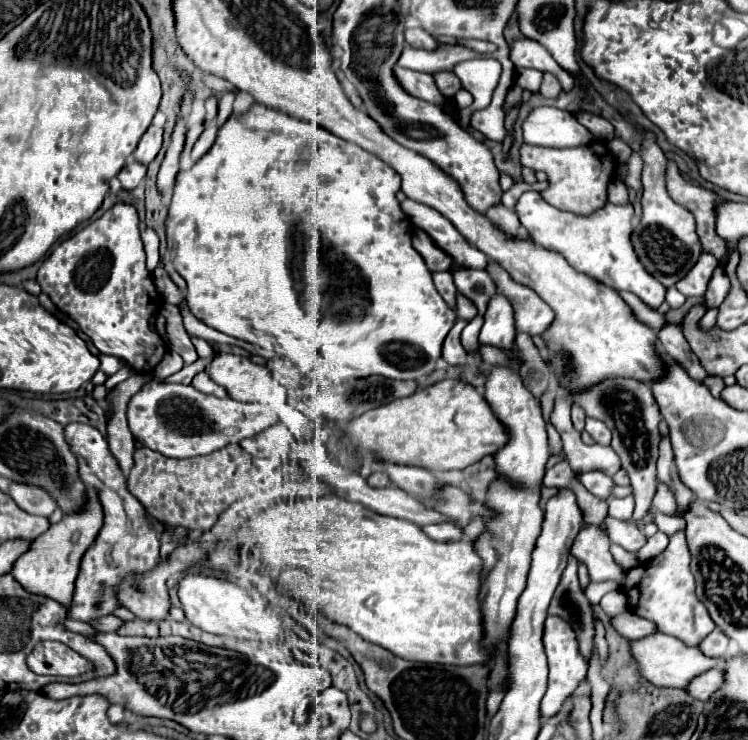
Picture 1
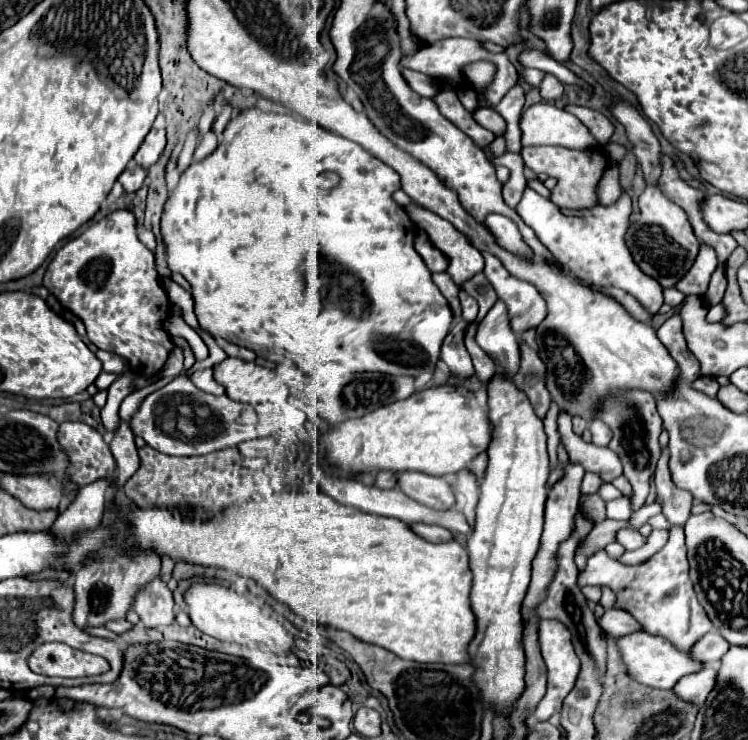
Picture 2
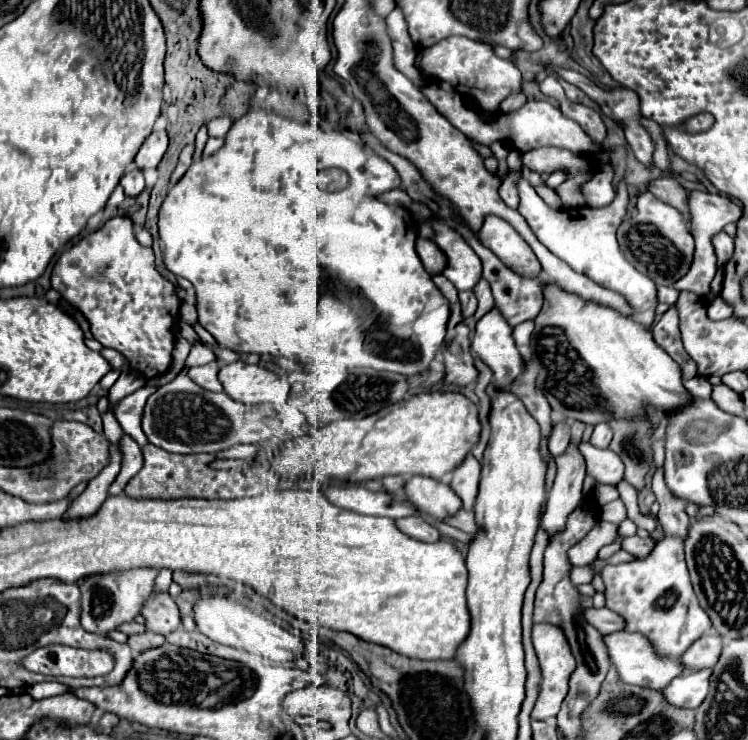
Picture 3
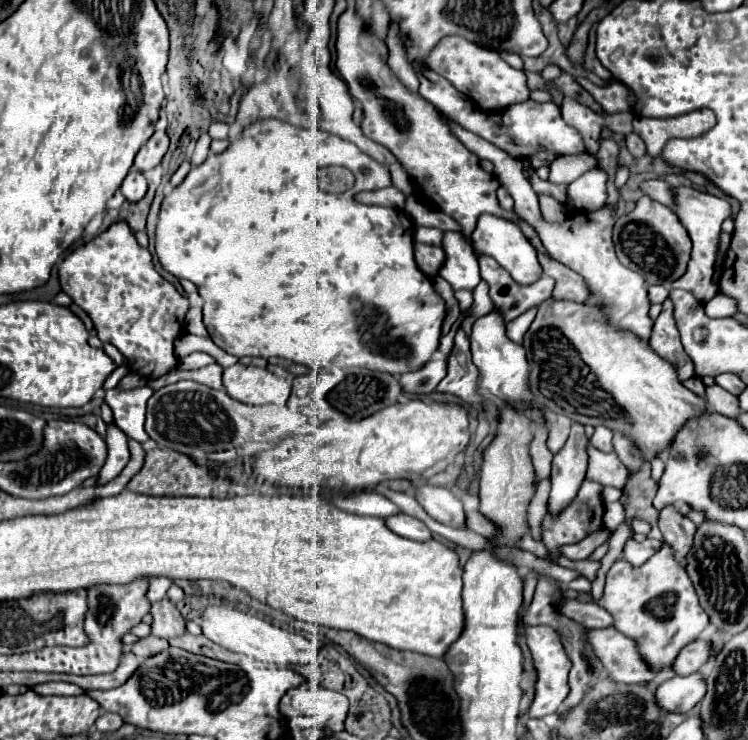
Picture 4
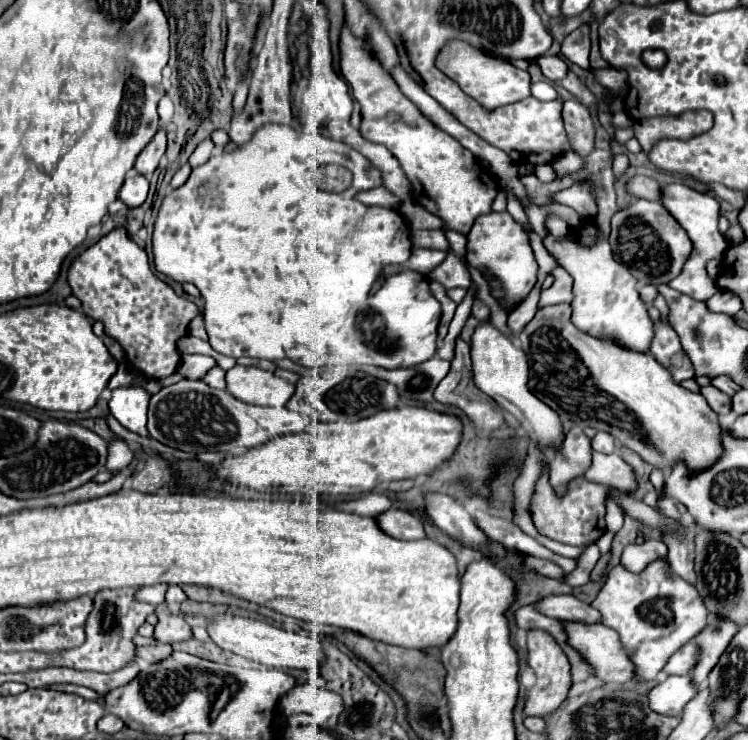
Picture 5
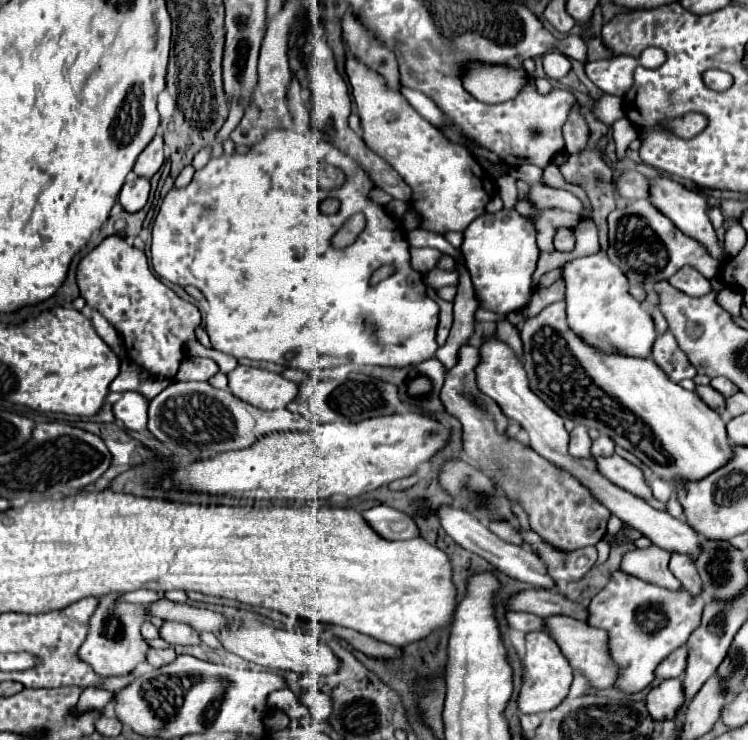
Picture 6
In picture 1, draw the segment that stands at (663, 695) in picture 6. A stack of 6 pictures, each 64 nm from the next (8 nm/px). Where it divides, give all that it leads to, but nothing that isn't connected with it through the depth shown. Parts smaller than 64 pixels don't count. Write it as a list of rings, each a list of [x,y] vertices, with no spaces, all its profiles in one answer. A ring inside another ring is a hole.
[[[712,668],[708,670],[708,674],[700,674],[700,678],[692,678],[692,682],[684,690],[688,690],[692,698],[708,700],[722,686],[722,682],[724,682],[722,668]]]

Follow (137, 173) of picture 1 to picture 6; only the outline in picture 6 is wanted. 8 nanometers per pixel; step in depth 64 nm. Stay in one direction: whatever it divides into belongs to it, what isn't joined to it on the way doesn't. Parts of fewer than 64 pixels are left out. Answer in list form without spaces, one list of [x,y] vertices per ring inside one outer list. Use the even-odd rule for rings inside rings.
[[[132,176],[122,186],[122,190],[118,194],[118,202],[122,204],[122,208],[126,212],[134,214],[144,208],[144,204],[148,202],[148,194],[150,194],[150,182],[146,178]]]

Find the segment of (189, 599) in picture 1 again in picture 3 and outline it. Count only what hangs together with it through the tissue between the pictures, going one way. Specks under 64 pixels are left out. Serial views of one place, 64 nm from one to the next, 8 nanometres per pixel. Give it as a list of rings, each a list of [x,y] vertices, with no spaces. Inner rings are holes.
[[[202,598],[196,602],[194,606],[194,620],[196,626],[202,634],[206,634],[210,640],[224,644],[224,646],[232,646],[232,648],[242,648],[250,654],[258,654],[264,656],[268,660],[274,662],[292,662],[298,660],[302,656],[306,656],[306,644],[300,642],[298,636],[286,632],[284,628],[276,626],[274,622],[262,618],[256,612],[250,612],[246,606],[228,600],[228,598]]]

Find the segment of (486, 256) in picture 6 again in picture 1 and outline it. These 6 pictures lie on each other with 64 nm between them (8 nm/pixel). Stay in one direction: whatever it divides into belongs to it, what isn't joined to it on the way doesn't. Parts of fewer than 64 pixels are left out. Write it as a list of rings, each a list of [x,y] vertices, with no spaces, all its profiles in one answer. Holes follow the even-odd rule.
[[[494,206],[486,212],[486,218],[500,230],[504,230],[506,234],[512,234],[512,238],[516,238],[516,234],[520,234],[520,220],[516,216],[514,210],[508,210],[506,206]]]

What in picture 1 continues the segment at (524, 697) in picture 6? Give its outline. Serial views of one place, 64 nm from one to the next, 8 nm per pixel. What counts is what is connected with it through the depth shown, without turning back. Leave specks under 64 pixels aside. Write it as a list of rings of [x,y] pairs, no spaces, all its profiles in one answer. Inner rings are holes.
[[[558,616],[546,618],[546,622],[544,622],[544,648],[546,648],[546,656],[548,656],[550,676],[548,676],[548,690],[546,690],[546,694],[542,698],[542,706],[540,706],[542,722],[552,718],[562,708],[564,700],[576,690],[576,686],[586,678],[586,672],[588,672],[588,664],[578,652],[576,634],[574,634],[572,626],[568,622],[564,622],[562,618],[558,618]]]

